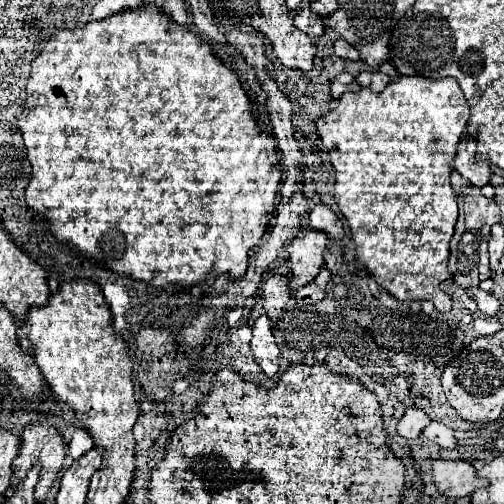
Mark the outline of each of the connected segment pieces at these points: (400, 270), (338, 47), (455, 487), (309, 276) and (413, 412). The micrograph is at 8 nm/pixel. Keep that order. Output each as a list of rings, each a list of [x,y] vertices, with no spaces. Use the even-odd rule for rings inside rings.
[[[413,75],[391,81],[381,93],[373,93],[371,89],[345,93],[339,99],[339,107],[319,117],[315,123],[337,173],[335,203],[343,217],[347,217],[359,261],[377,283],[399,301],[429,299],[441,313],[450,311],[453,304],[439,285],[453,277],[448,261],[449,243],[457,221],[457,201],[449,185],[449,175],[457,145],[467,129],[467,119],[469,105],[455,79]]]
[[[337,39],[333,43],[333,53],[341,59],[359,59],[359,53],[345,39]]]
[[[433,461],[433,481],[439,493],[447,497],[467,497],[475,489],[489,485],[487,479],[477,477],[469,461]]]
[[[301,229],[301,233],[287,245],[291,261],[291,283],[293,291],[311,283],[323,267],[323,253],[329,247],[329,237],[321,231]]]
[[[409,407],[405,411],[405,415],[399,419],[397,423],[397,433],[405,439],[417,439],[421,435],[421,431],[429,425],[429,415],[421,409],[415,409],[415,407]]]

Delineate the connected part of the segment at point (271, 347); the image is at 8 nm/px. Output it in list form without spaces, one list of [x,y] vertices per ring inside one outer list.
[[[261,315],[253,325],[251,349],[265,375],[275,375],[279,369],[279,347],[275,343],[271,321],[267,315]]]

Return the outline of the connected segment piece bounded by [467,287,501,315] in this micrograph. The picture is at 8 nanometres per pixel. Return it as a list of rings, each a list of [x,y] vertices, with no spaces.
[[[469,287],[467,293],[469,293],[469,297],[473,297],[473,299],[477,301],[479,311],[483,311],[485,315],[495,315],[495,313],[499,311],[499,305],[501,305],[501,303],[499,303],[499,299],[495,299],[491,293],[487,293],[487,291],[479,289],[479,287]]]

